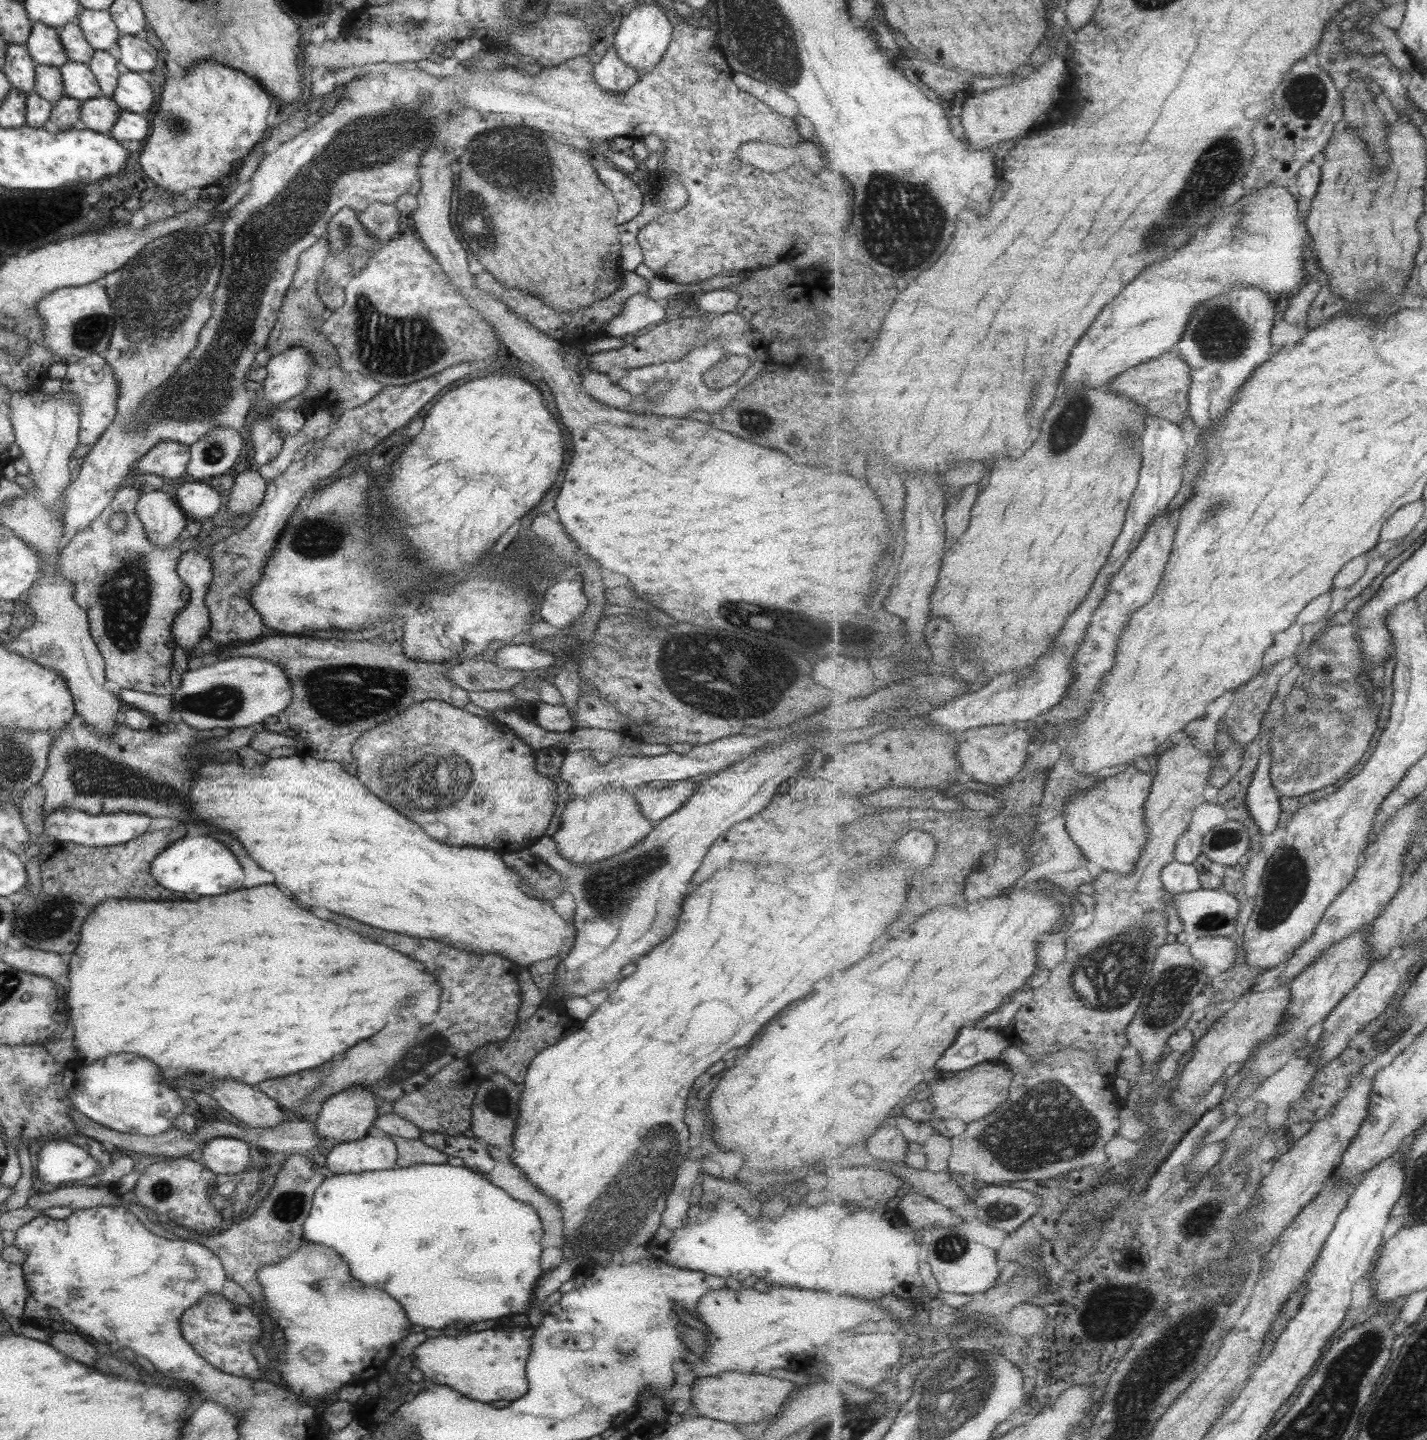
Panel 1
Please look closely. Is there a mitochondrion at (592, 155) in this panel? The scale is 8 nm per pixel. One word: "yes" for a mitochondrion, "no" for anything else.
no

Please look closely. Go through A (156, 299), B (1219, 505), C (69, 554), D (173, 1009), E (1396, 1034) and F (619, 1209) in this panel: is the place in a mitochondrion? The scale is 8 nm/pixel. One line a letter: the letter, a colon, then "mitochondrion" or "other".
A: mitochondrion
B: mitochondrion
C: other
D: other
E: other
F: mitochondrion

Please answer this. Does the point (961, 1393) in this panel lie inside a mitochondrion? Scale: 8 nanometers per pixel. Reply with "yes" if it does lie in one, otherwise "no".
yes

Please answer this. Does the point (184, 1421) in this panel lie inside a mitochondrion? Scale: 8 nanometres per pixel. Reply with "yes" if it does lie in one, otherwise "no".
no

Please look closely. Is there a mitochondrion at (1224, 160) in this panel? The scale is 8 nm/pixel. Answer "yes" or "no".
yes

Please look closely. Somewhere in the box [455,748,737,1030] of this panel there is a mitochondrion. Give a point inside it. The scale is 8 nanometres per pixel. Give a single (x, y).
(598, 887)

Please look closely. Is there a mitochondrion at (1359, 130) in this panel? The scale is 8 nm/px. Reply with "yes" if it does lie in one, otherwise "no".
no

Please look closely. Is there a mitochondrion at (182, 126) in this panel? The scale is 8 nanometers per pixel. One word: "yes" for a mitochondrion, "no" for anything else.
yes

